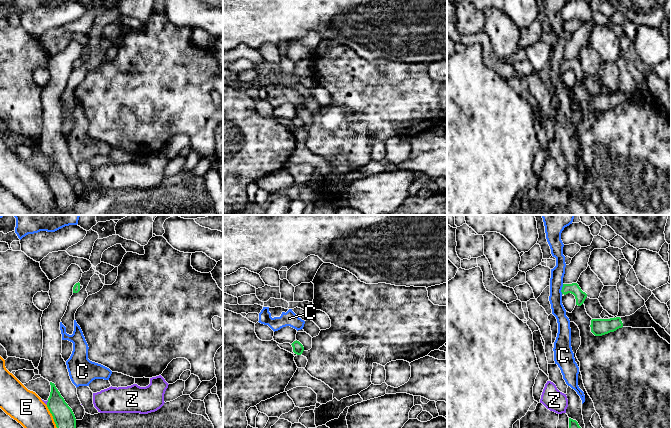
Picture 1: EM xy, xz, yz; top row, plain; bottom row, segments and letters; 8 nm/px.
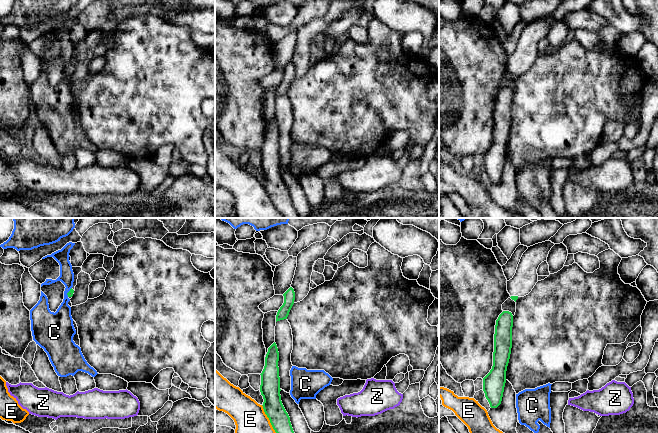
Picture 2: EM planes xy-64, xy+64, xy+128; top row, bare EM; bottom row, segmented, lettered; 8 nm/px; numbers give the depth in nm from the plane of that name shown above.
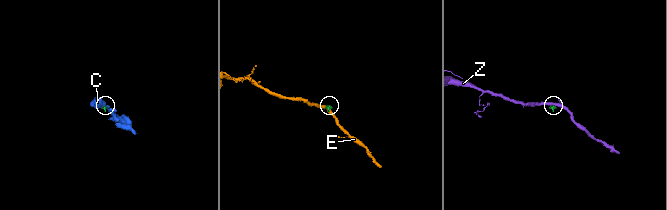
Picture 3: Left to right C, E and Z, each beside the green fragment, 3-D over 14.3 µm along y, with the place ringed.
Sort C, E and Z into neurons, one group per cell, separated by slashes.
C / E / Z

